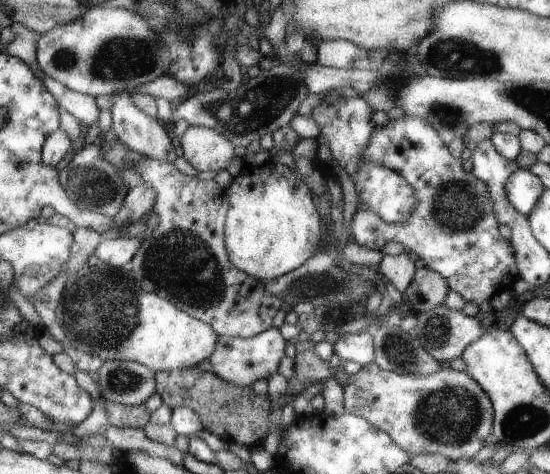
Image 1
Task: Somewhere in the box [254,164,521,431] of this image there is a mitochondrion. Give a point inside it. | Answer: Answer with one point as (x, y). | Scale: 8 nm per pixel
(458, 207)

